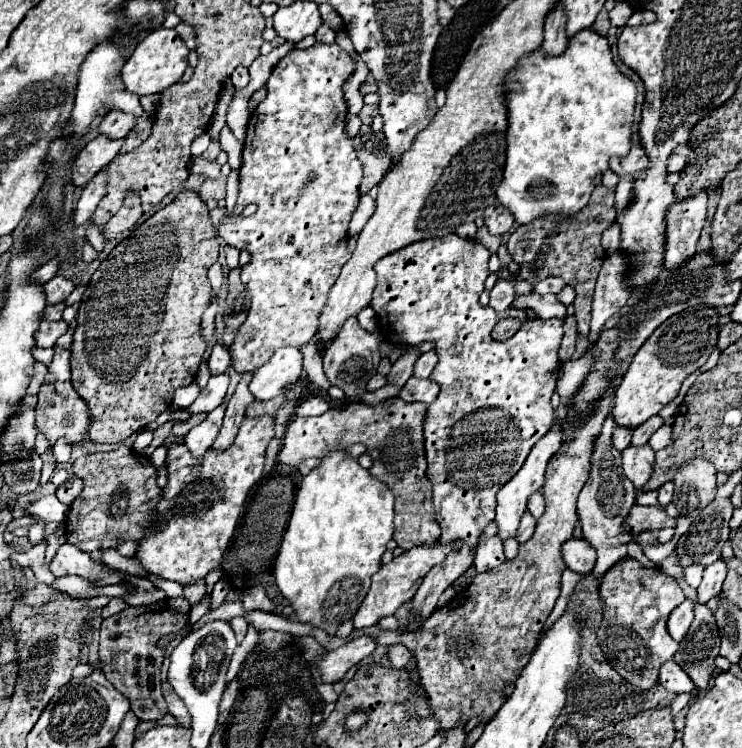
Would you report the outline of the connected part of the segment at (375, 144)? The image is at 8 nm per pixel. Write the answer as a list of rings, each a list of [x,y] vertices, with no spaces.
[[[363,124],[353,138],[353,146],[357,152],[359,162],[363,164],[363,180],[361,180],[361,192],[369,192],[375,184],[381,182],[381,178],[389,170],[389,158],[381,150],[383,146],[383,134],[373,132],[371,126]]]

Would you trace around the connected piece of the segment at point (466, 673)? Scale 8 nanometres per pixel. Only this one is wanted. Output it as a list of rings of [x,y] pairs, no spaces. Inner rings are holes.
[[[613,388],[607,390],[605,398],[595,406],[591,420],[585,422],[575,436],[567,438],[549,460],[543,484],[545,512],[537,520],[531,540],[519,546],[513,560],[505,560],[501,566],[477,574],[447,606],[441,610],[437,608],[415,634],[383,631],[372,626],[354,629],[348,637],[351,641],[371,635],[379,645],[405,644],[411,648],[417,658],[421,686],[427,692],[433,718],[439,720],[443,732],[461,722],[469,722],[473,716],[481,718],[481,722],[489,722],[513,692],[513,682],[539,640],[543,624],[559,596],[561,574],[567,568],[561,558],[561,544],[573,536],[579,520],[577,496],[589,478],[593,440],[609,414],[611,392]],[[355,632],[357,636],[353,636]]]

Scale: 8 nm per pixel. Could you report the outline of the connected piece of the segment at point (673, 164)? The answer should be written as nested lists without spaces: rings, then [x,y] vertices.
[[[687,146],[685,150],[677,150],[675,156],[671,156],[671,160],[669,160],[669,172],[679,172],[679,170],[683,170],[683,168],[689,164],[691,154],[693,154],[693,148],[691,148],[691,146]]]

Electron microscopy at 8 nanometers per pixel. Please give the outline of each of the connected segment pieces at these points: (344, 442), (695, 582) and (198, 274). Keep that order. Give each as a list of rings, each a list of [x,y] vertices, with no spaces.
[[[399,396],[379,402],[375,406],[353,402],[347,408],[331,408],[321,416],[297,416],[283,438],[279,462],[297,466],[307,458],[325,458],[329,452],[347,448],[351,444],[365,444],[373,458],[371,474],[385,482],[395,494],[395,542],[409,550],[415,544],[431,544],[439,540],[439,522],[431,504],[431,482],[427,478],[423,420],[427,406],[423,402],[403,402]]]
[[[689,566],[685,568],[685,580],[691,588],[697,588],[701,582],[701,574],[703,574],[703,566]]]
[[[183,190],[169,206],[165,206],[163,210],[153,214],[149,220],[145,220],[137,228],[137,232],[133,232],[123,242],[119,242],[111,250],[111,254],[101,262],[97,272],[91,276],[91,282],[87,284],[87,290],[85,290],[83,300],[79,304],[77,326],[75,326],[73,344],[71,344],[71,382],[73,382],[73,388],[77,390],[77,394],[81,398],[85,398],[87,404],[89,404],[89,412],[91,412],[91,418],[93,418],[91,428],[89,428],[91,442],[121,444],[121,440],[127,440],[129,436],[139,432],[143,426],[153,422],[163,410],[167,410],[171,406],[171,396],[173,396],[175,386],[179,388],[179,386],[187,386],[187,384],[193,382],[193,378],[197,376],[199,364],[203,360],[205,348],[207,348],[205,336],[201,334],[201,316],[203,316],[203,310],[211,304],[211,286],[209,286],[209,280],[207,280],[207,270],[217,262],[217,256],[219,256],[217,230],[211,222],[211,216],[209,216],[205,202],[197,196],[197,192]]]

